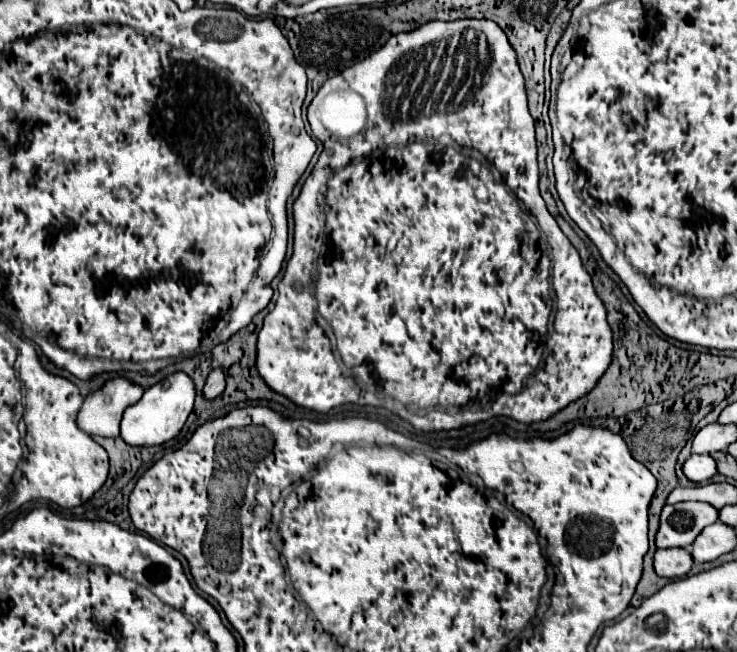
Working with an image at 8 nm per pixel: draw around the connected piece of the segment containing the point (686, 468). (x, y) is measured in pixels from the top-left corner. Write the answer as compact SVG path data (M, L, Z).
M693 454L683 462L681 470L687 480L699 484L699 482L705 482L717 474L717 464L711 456L695 456Z

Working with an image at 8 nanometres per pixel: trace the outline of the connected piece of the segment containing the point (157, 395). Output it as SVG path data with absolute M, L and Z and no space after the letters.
M175 372L165 380L157 382L155 386L151 386L149 390L145 390L141 400L123 414L119 436L129 446L143 446L143 448L161 446L181 432L183 424L187 422L187 416L193 410L193 402L195 402L195 386L191 384L191 378L185 372Z

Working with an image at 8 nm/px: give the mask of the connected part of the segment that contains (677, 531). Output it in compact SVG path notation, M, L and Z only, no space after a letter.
M683 502L663 506L659 530L655 536L657 548L689 548L701 530L717 522L717 510L711 504Z

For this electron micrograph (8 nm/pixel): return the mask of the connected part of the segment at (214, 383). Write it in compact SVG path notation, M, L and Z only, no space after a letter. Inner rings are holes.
M221 370L211 372L211 376L207 378L205 388L203 388L203 398L205 398L205 400L213 400L213 398L217 398L223 390L225 390L225 374L223 374Z

